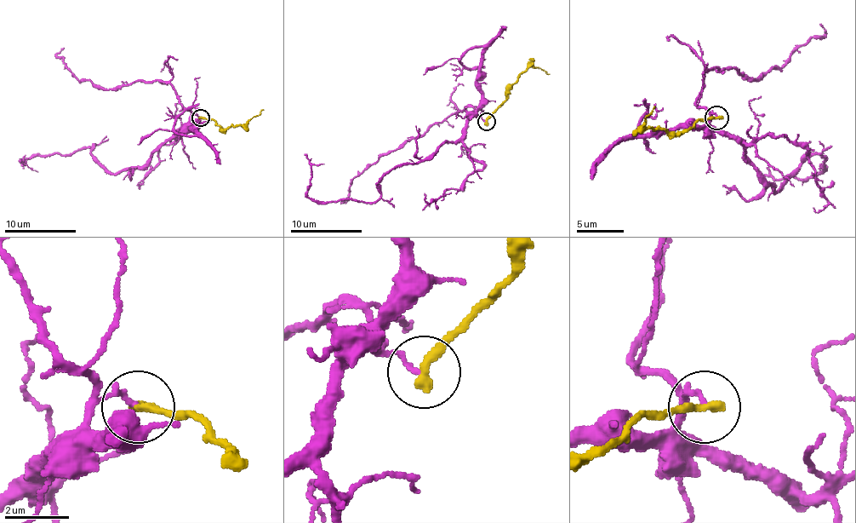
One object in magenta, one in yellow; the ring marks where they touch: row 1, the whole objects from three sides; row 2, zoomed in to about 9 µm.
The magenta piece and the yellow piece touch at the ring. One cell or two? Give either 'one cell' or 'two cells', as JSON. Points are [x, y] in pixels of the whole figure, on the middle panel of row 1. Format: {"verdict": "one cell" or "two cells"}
{"verdict": "two cells"}

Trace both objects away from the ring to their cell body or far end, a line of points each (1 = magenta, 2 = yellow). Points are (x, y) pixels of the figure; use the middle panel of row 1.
1: (486, 121), (473, 115), (458, 140), (395, 165), (372, 203), (313, 201), (305, 154)
2: (486, 121), (522, 74), (532, 67), (550, 74)

